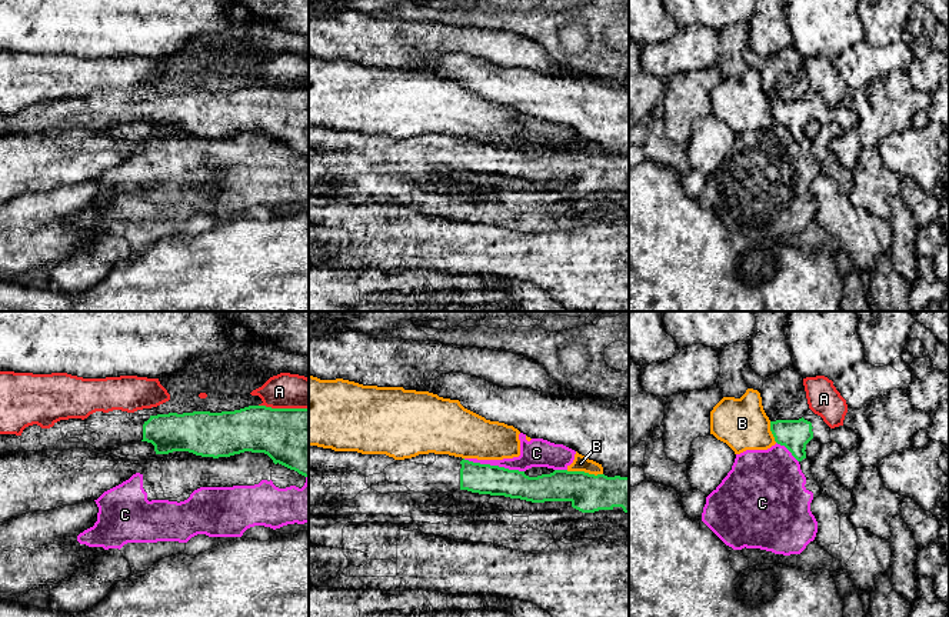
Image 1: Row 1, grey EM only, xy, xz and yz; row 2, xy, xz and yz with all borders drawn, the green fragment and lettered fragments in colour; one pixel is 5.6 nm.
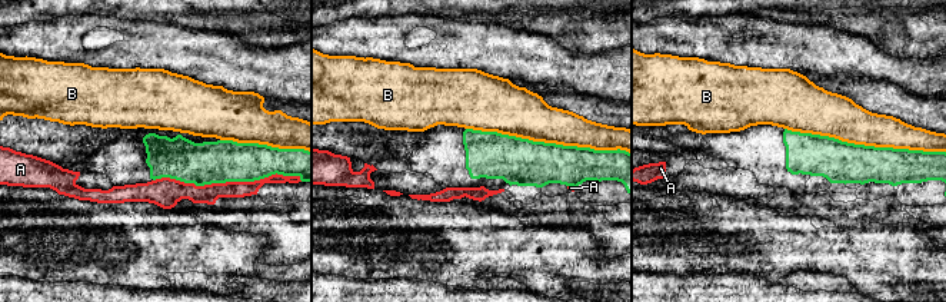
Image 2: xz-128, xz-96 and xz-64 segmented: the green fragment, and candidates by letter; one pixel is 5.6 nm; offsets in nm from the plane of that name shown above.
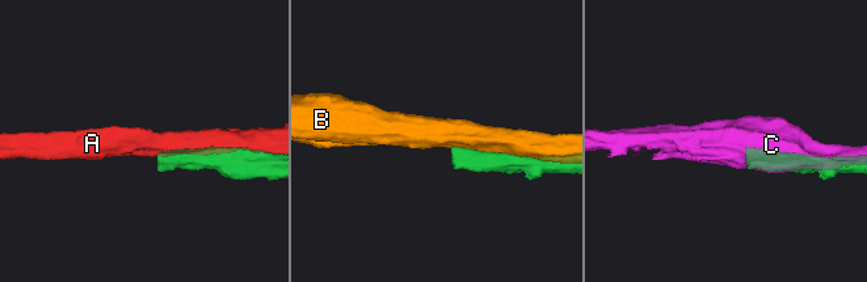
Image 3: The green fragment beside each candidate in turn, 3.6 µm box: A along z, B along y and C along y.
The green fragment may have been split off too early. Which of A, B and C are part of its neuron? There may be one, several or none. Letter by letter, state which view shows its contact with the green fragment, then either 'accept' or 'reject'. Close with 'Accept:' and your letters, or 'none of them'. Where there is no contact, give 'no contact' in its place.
A: contact in xy; reject
B: contact in xz; reject
C: contact in xz; reject
Accept: none of them

